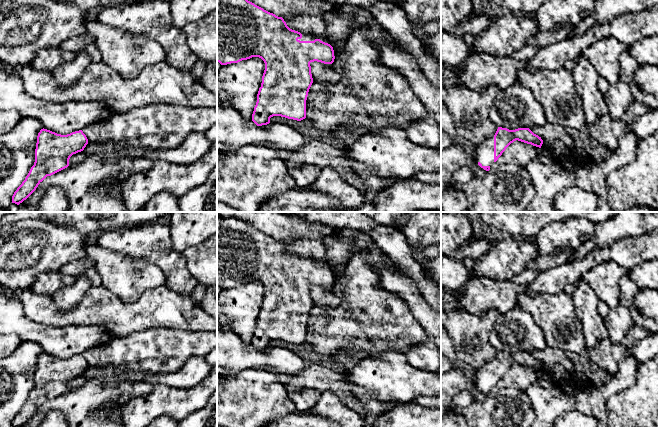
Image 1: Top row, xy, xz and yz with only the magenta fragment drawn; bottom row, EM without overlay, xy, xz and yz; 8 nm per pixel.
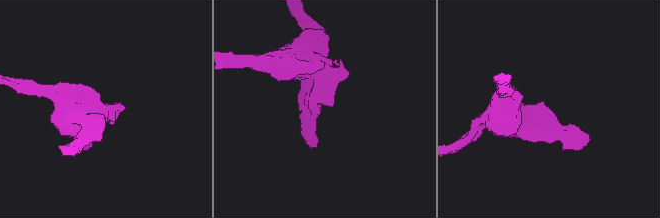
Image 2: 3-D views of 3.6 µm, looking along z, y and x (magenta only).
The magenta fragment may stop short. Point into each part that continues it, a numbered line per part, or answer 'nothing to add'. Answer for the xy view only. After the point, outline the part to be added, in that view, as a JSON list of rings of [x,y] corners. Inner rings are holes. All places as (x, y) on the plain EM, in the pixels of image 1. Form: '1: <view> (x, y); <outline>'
nothing to add

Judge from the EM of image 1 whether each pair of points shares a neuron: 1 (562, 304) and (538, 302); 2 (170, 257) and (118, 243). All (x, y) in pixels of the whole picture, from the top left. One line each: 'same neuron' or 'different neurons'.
1: same neuron
2: same neuron

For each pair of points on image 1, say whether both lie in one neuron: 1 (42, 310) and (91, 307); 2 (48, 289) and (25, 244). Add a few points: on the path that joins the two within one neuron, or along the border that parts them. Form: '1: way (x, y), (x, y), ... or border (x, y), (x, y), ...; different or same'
1: way (54, 316), (79, 315); same
2: border (58, 270), (40, 273), (29, 287); different

